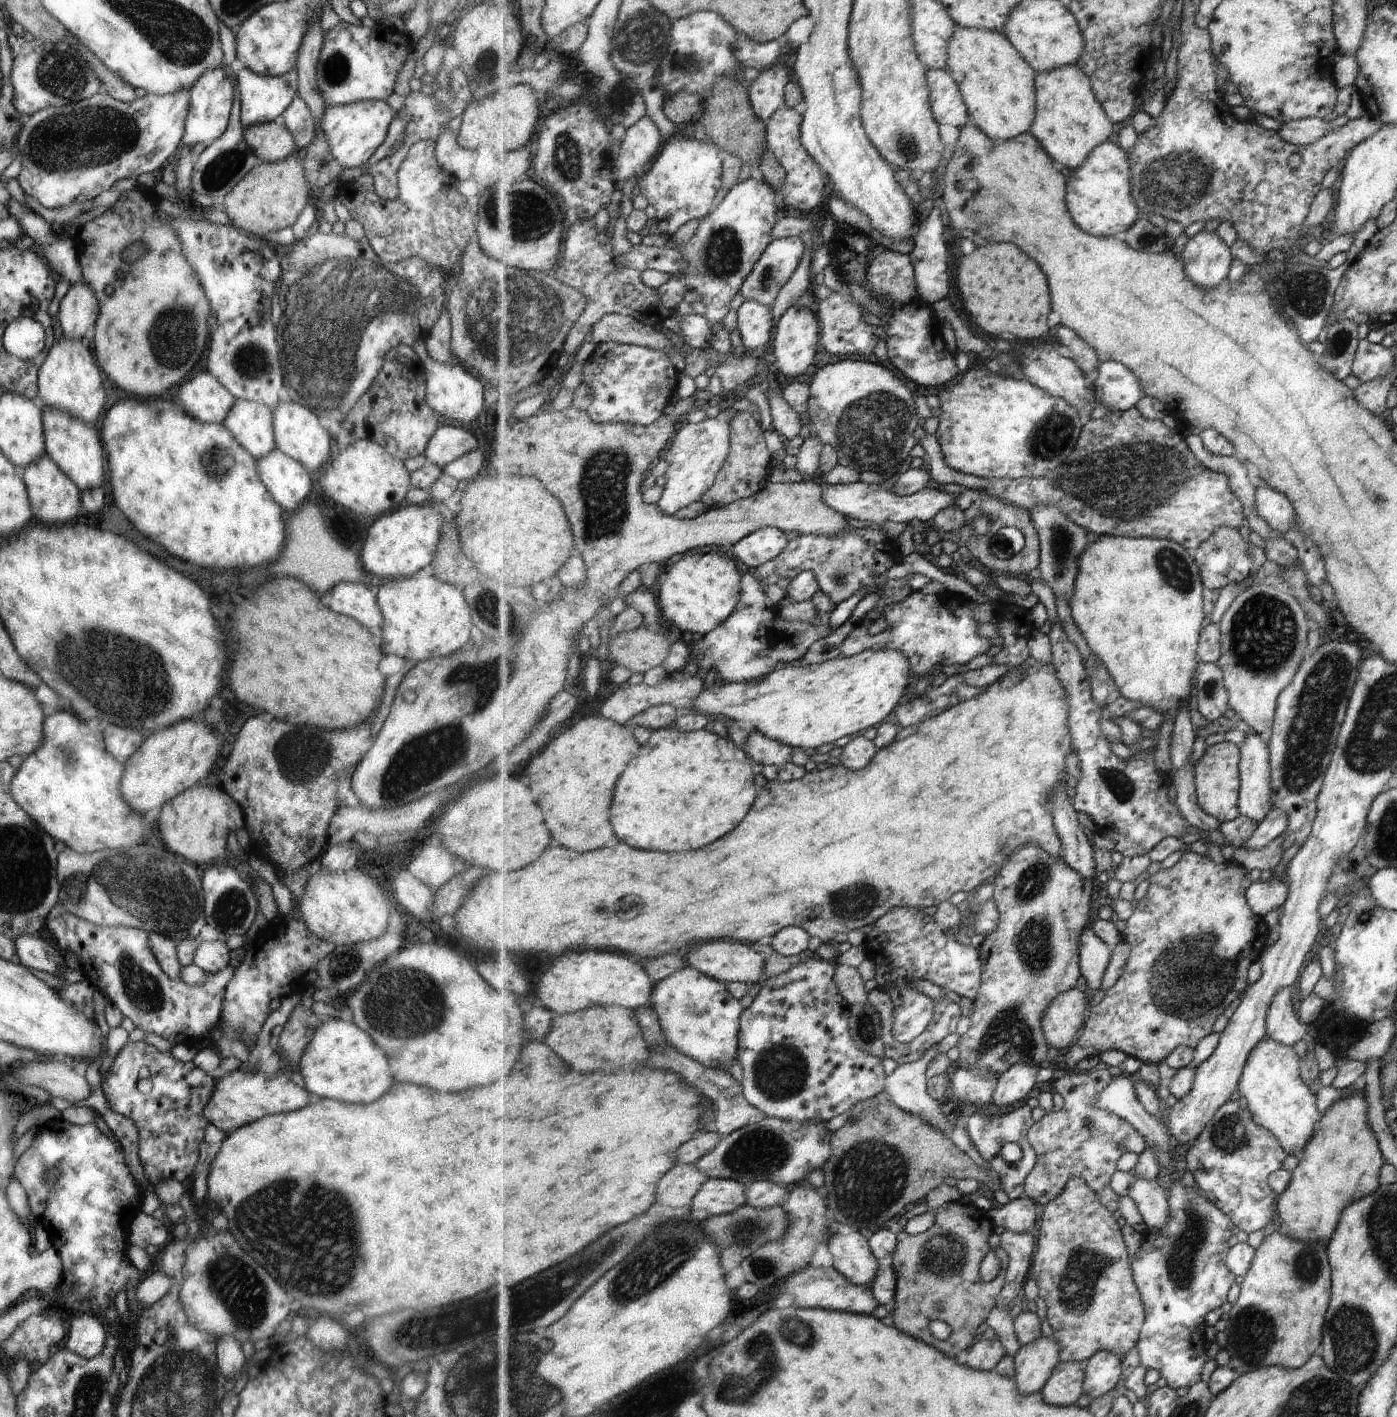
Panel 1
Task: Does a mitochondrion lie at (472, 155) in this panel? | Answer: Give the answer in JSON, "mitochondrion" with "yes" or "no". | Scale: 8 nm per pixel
{"mitochondrion":"no"}

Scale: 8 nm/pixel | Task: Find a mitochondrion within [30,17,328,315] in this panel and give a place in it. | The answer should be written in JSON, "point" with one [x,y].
{"point":[59,72]}

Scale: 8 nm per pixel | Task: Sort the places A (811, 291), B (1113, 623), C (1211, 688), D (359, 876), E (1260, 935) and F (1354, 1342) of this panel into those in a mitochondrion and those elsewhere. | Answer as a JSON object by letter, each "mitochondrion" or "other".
{"A":"other","B":"other","C":"mitochondrion","D":"other","E":"other","F":"mitochondrion"}

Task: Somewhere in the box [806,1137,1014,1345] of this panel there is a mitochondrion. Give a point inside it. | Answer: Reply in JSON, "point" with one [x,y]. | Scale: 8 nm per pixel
{"point":[945,1253]}

